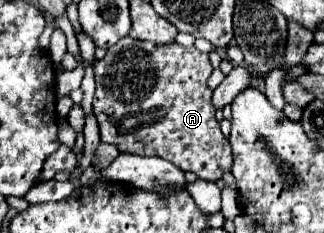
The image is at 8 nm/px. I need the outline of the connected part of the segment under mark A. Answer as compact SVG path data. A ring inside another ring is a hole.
M129 36L121 38L113 48L107 50L105 58L95 64L95 98L93 112L99 122L101 142L117 144L119 152L129 152L137 156L159 156L171 160L181 170L195 172L203 180L217 182L233 166L231 144L223 136L219 122L215 118L215 106L211 102L213 90L207 86L207 78L213 72L213 66L207 54L199 52L195 46L183 48L177 42L157 46L153 42L133 40ZM155 62L173 62L169 70L169 84L155 80Z

